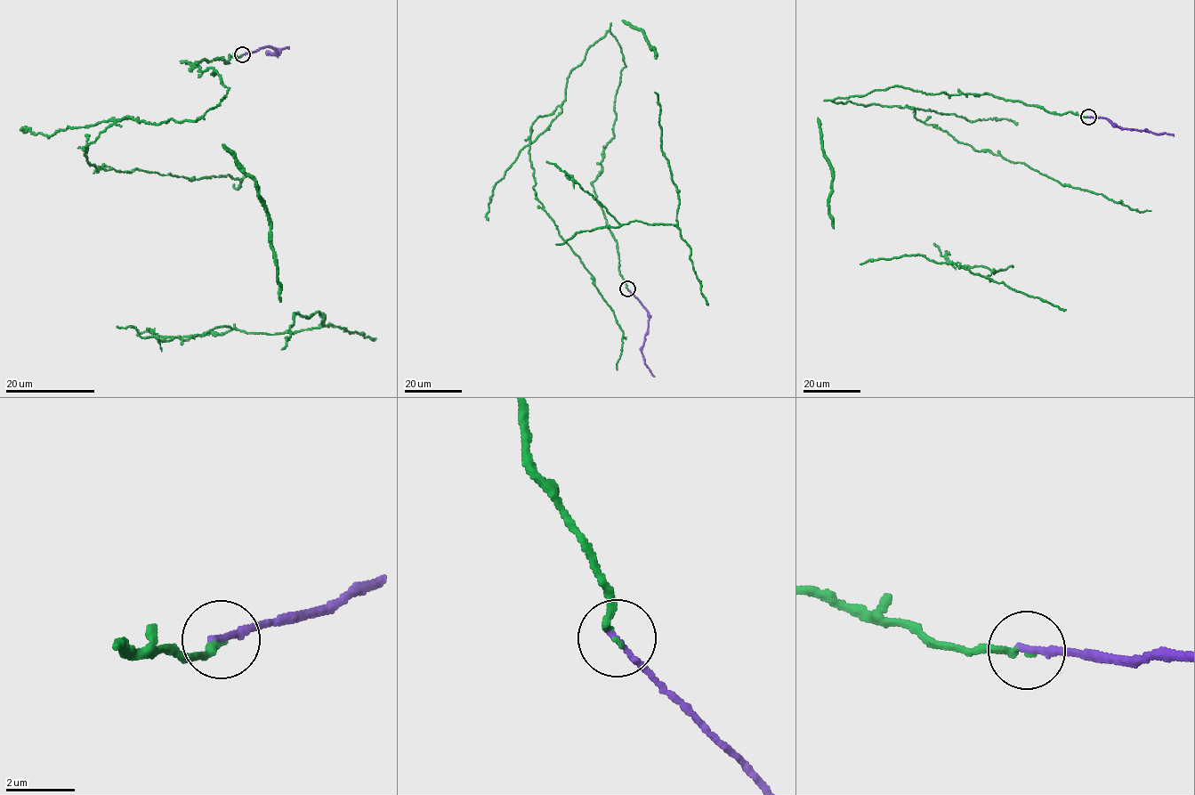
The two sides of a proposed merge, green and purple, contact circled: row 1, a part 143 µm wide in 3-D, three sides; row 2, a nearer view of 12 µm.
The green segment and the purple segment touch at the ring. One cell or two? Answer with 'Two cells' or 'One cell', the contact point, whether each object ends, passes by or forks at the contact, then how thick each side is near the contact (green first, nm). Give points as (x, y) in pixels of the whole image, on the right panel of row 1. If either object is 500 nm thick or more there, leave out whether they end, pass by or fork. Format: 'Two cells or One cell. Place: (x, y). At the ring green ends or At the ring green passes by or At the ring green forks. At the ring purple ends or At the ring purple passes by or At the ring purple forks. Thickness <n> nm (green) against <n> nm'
One cell. Place: (1088, 117). At the ring green ends. At the ring purple ends. Thickness 170 nm (green) against 190 nm

